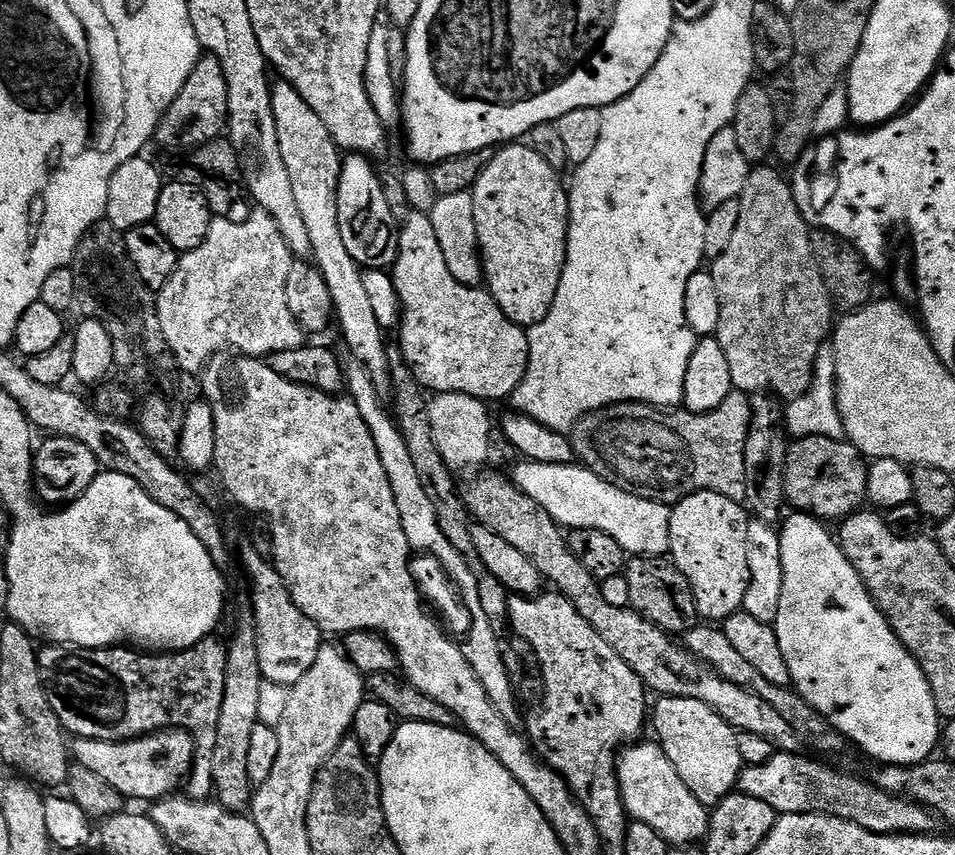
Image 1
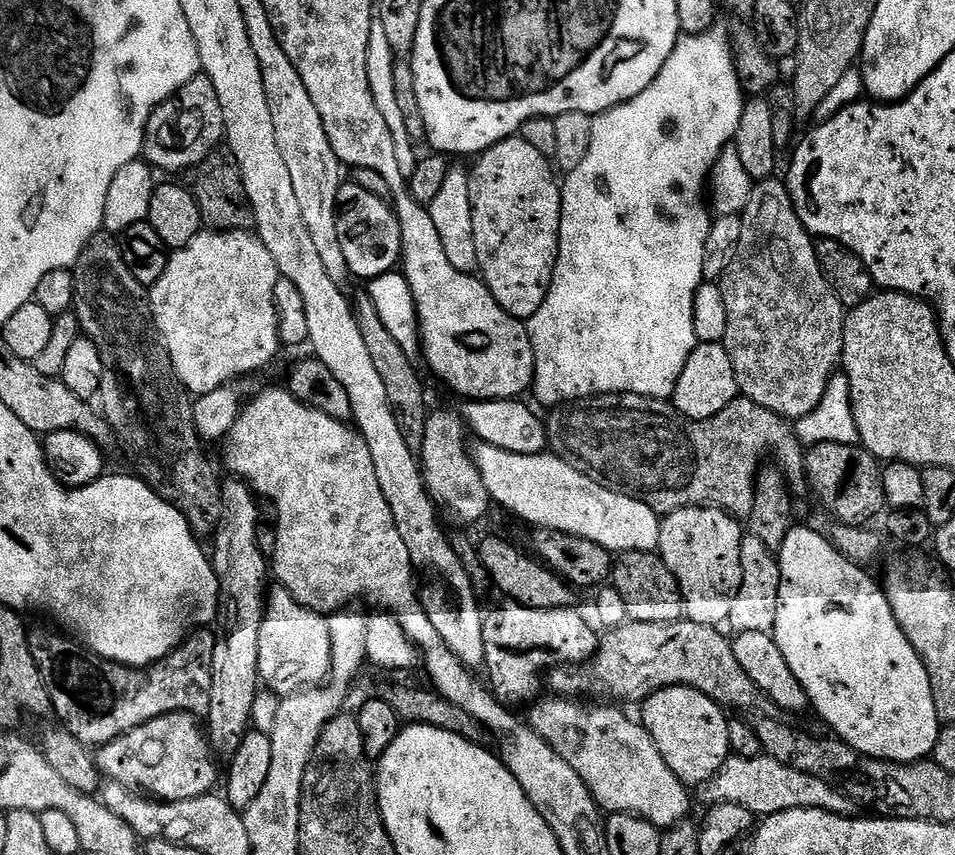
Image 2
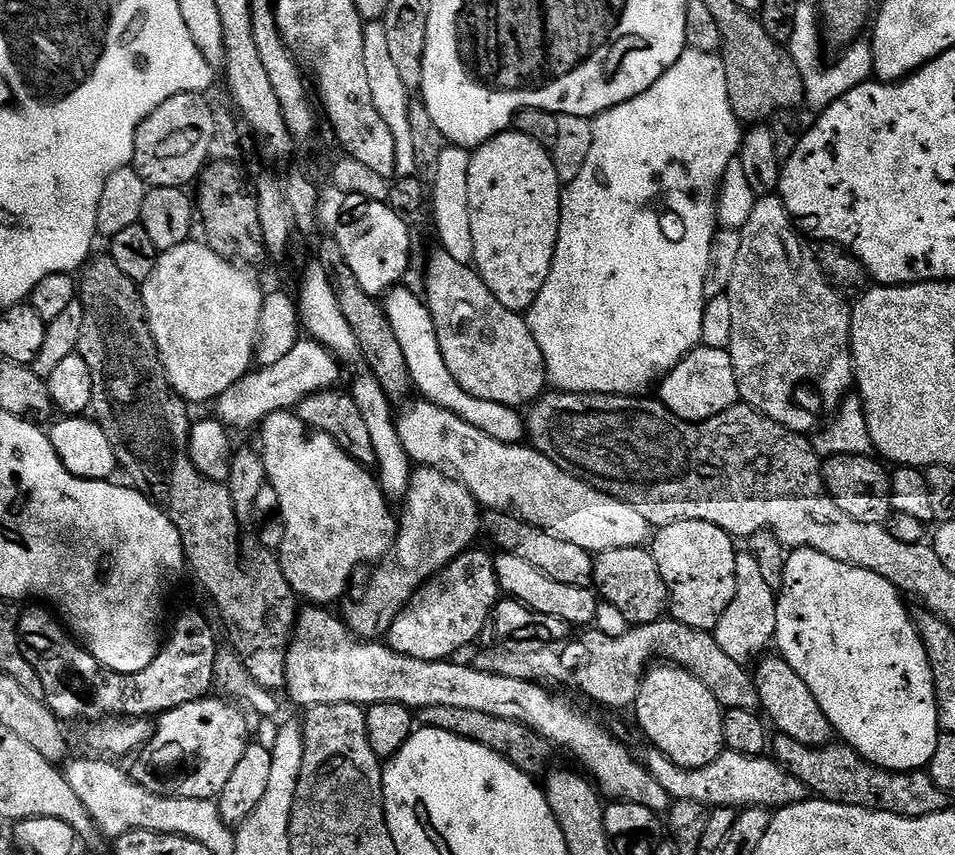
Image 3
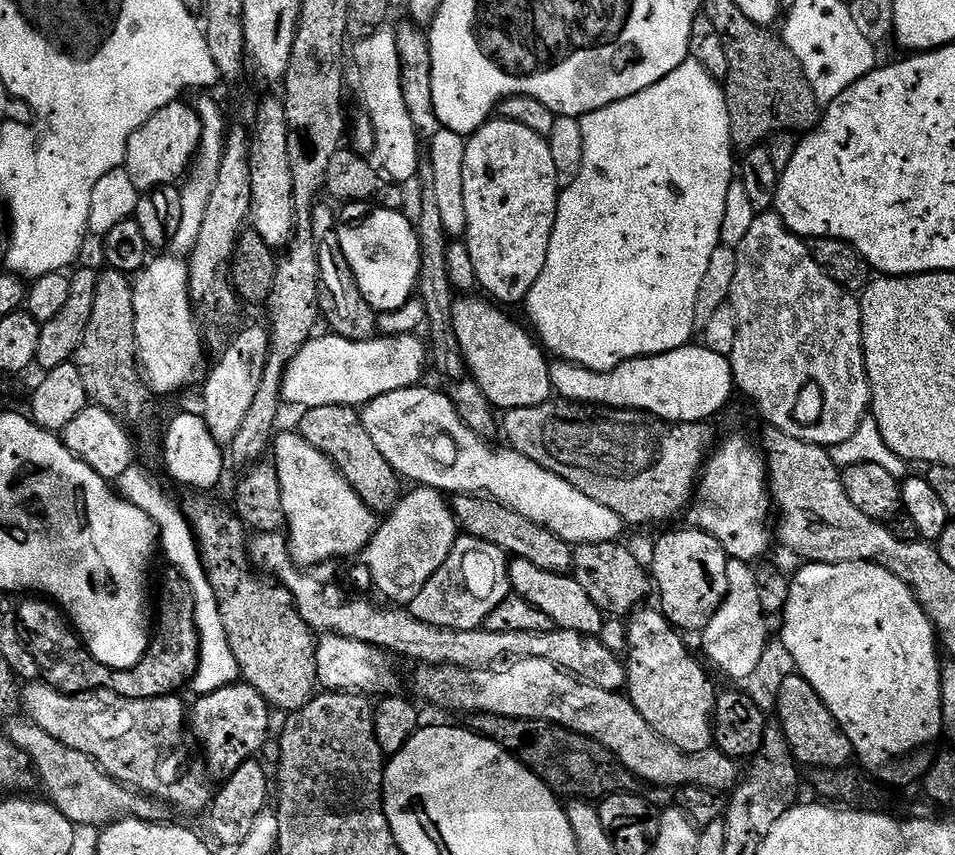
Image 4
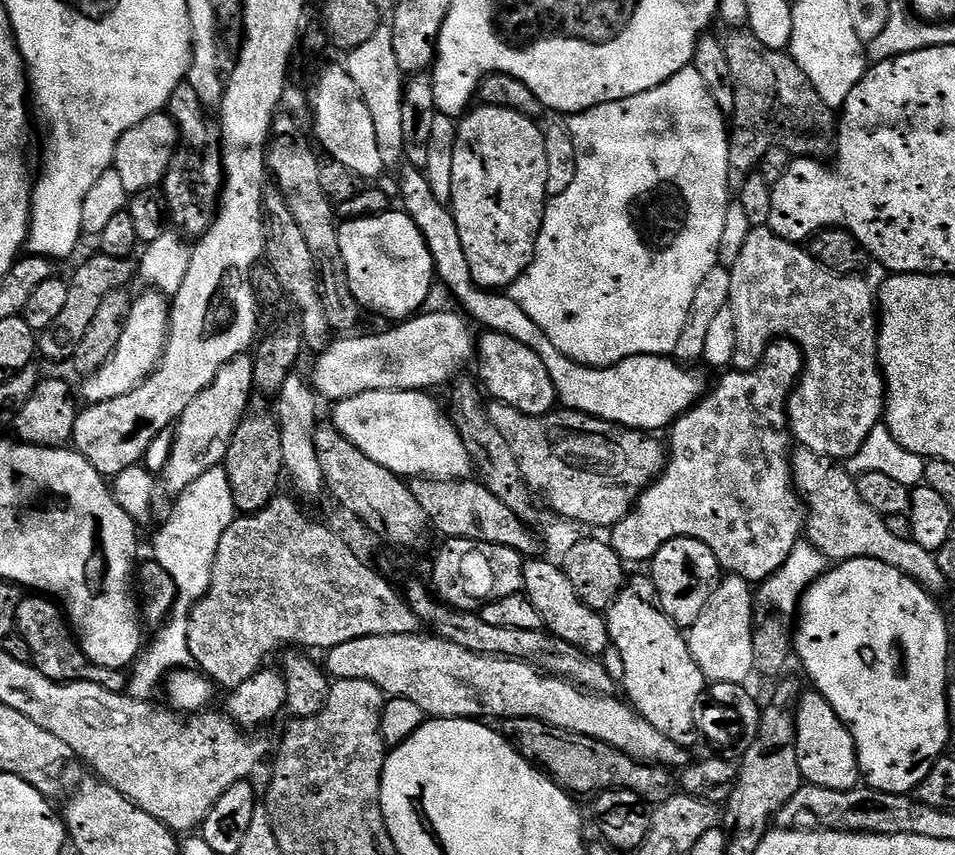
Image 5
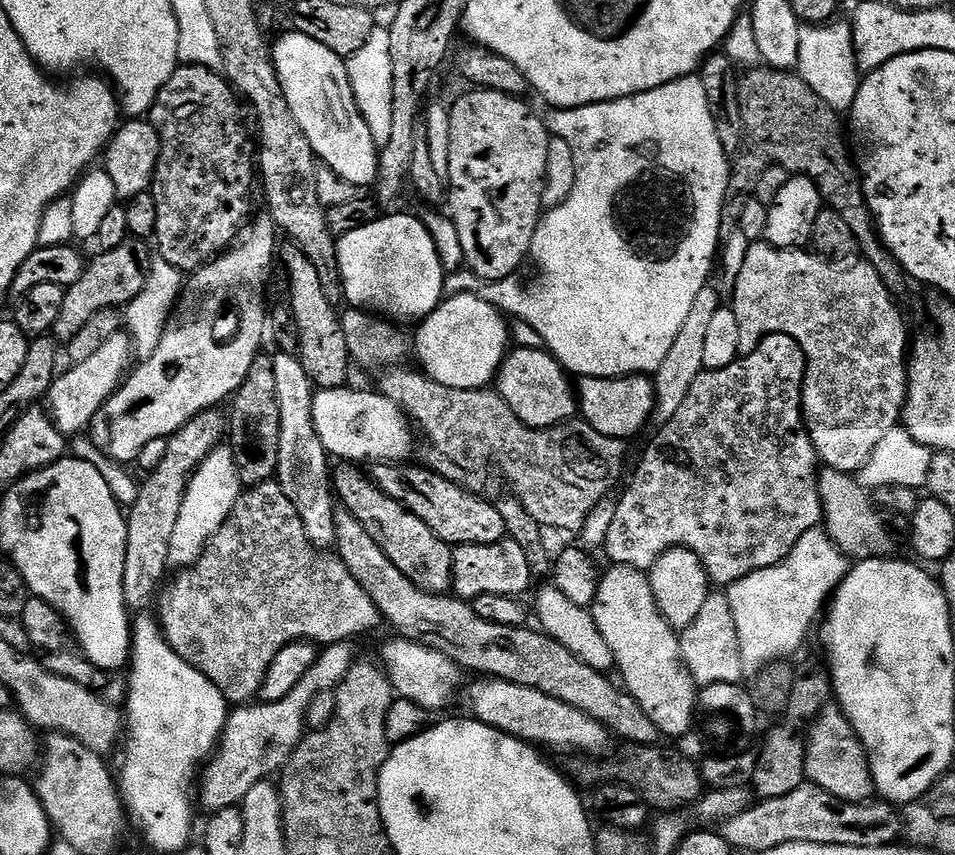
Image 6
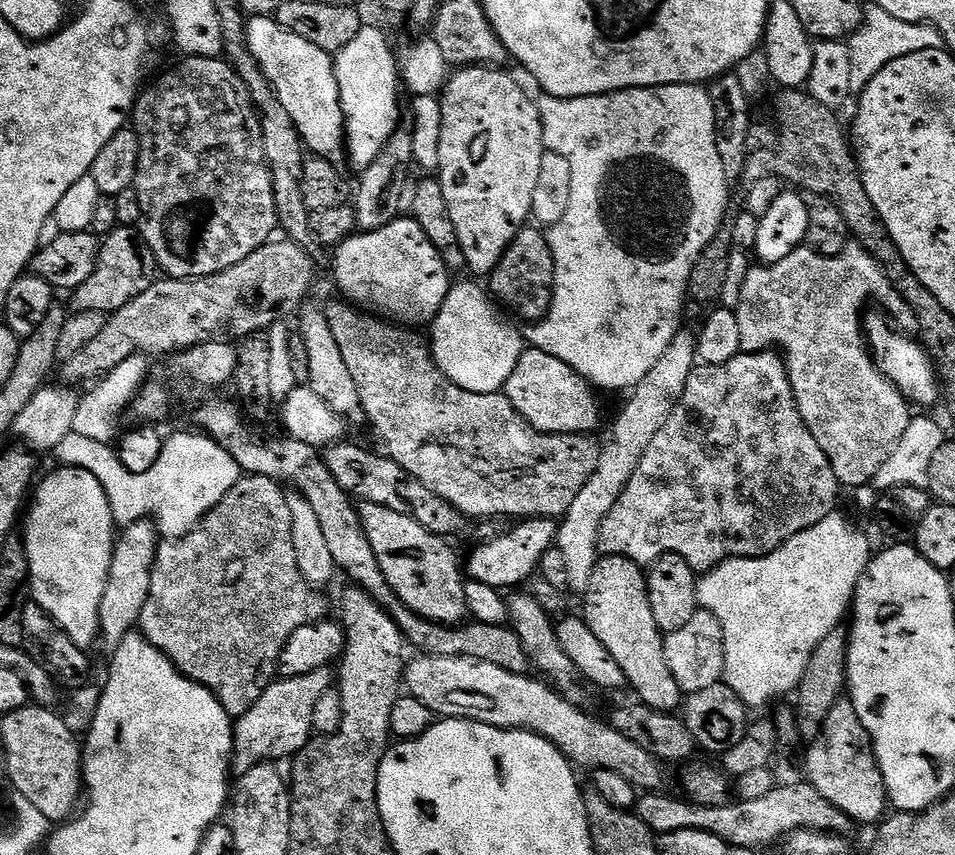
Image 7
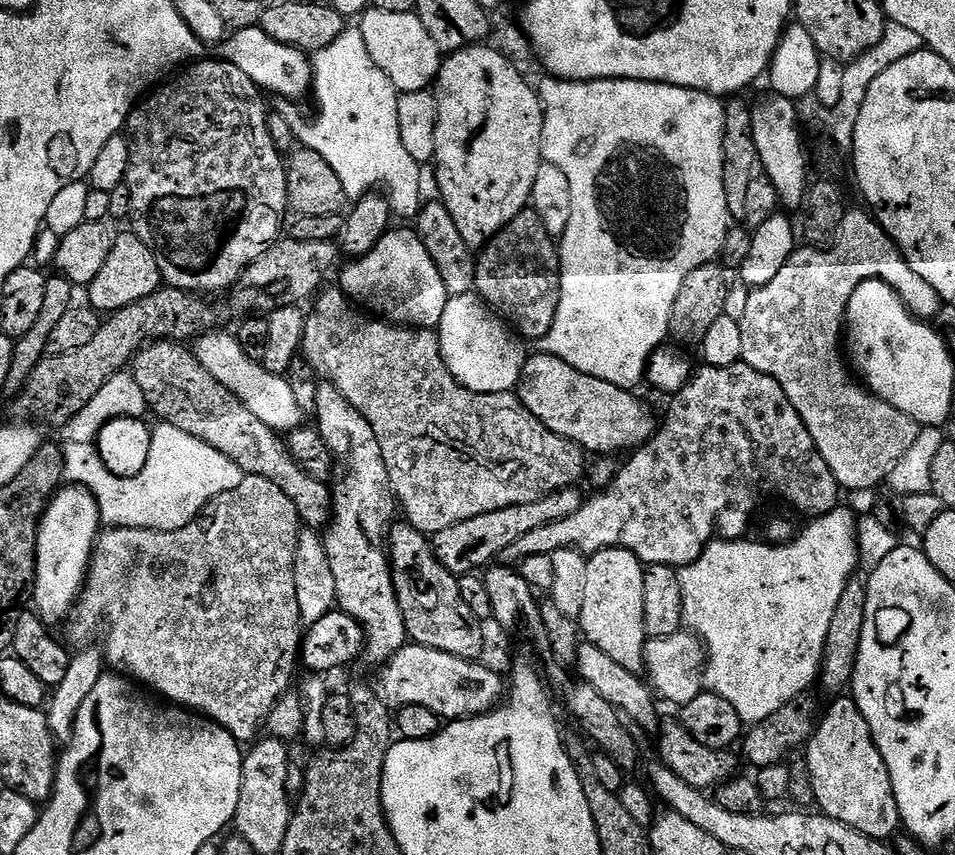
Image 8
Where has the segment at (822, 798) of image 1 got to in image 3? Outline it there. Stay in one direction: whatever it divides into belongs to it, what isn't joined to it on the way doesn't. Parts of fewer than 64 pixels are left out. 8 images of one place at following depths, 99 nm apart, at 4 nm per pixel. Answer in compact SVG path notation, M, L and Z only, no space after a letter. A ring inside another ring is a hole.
M649 747L647 751L648 753L642 756L642 763L650 770L650 774L654 774L654 778L658 778L658 782L662 785L662 790L666 790L666 794L672 800L707 804L709 809L735 808L739 810L741 808L766 808L769 810L779 810L786 806L801 804L802 801L809 799L810 796L805 784L798 782L798 778L794 778L794 774L787 772L783 766L776 763L775 759L769 758L767 755L747 756L746 754L738 754L737 752L726 750L721 756L714 758L714 762L710 762L710 766L683 768L674 762L670 762L670 758L666 758L666 754L662 754L654 747Z

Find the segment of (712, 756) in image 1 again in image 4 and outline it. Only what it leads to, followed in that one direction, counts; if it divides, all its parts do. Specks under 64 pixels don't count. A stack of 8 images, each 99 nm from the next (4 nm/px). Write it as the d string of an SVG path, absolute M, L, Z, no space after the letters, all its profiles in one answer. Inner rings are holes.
M641 607L627 617L628 623L628 656L626 655L626 667L628 669L628 682L626 695L632 705L646 718L646 722L670 746L678 746L680 752L698 754L702 750L713 747L714 744L714 709L716 707L717 689L712 689L712 680L704 673L705 665L692 657L690 649L684 645L685 637L672 623L664 617L663 612L655 607Z

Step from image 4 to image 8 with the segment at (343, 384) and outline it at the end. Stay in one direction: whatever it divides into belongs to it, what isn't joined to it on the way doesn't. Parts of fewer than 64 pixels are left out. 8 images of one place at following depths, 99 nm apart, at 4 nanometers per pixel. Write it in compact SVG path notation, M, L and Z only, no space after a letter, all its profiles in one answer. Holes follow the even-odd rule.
M480 296L451 297L442 314L438 335L442 358L461 388L472 392L511 392L519 385L526 359L524 344Z

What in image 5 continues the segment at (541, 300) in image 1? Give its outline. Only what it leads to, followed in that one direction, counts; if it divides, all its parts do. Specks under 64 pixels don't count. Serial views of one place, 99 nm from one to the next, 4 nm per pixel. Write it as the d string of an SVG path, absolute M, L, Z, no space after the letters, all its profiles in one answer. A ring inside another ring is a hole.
M498 106L473 107L459 121L456 129L454 190L450 209L470 264L470 274L478 287L508 290L524 274L534 258L549 199L546 190L546 142L541 125L514 110Z

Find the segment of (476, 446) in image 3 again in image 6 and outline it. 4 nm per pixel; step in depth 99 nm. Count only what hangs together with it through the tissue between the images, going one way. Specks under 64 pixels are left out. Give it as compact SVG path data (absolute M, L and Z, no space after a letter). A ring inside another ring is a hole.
M352 386L321 388L312 397L314 430L329 457L340 462L404 462L412 452L414 428L403 410L379 391L355 392Z

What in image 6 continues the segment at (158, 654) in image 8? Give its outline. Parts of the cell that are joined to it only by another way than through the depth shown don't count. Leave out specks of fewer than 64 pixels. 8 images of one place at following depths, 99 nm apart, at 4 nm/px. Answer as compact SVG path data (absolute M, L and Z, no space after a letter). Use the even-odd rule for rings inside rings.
M278 482L254 484L241 491L234 510L212 535L203 554L179 575L158 596L158 623L162 635L183 660L218 686L232 706L243 705L259 693L276 655L295 640L327 646L343 640L351 641L352 636L362 636L382 624L378 606L370 594L362 590L350 570L346 570L340 557L322 554L321 549L308 541L294 502L286 498Z

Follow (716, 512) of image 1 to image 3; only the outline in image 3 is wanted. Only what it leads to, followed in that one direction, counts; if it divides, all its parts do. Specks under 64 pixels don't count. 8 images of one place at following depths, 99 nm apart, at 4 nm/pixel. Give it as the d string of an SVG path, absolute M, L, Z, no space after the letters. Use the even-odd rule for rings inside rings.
M679 520L659 529L651 537L650 551L654 562L658 562L658 574L662 574L662 582L666 582L671 619L694 626L694 630L715 633L722 614L726 614L726 606L730 606L736 593L736 544L737 541L726 530L710 522L697 520Z

